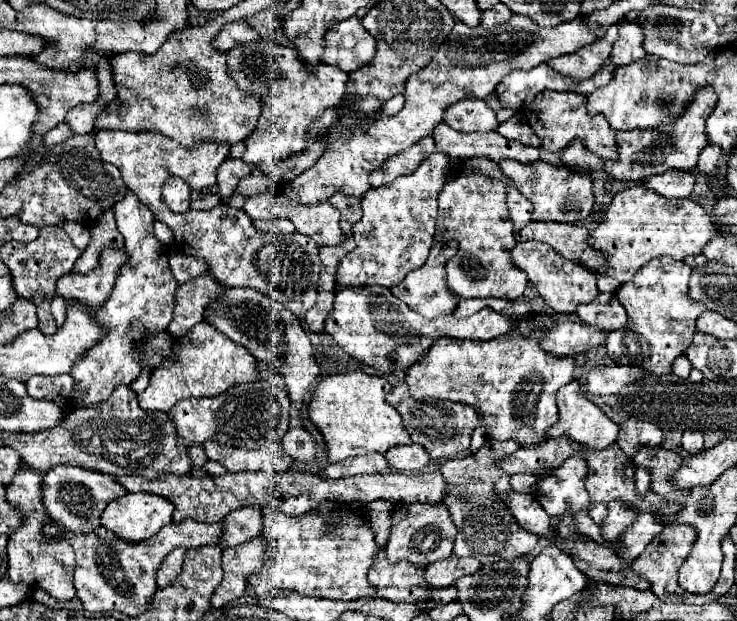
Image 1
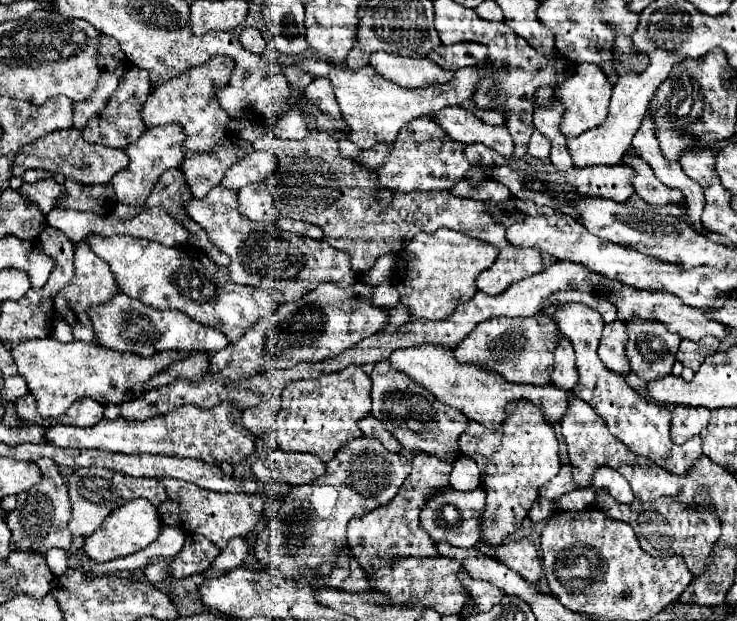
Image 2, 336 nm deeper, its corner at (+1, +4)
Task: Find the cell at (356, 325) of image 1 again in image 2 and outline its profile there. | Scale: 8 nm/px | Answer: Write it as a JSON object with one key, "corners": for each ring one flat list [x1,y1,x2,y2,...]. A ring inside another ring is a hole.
{"corners":[[422,344,416,348,406,348,406,350,396,350,390,356,390,364,408,374,414,382,422,384,428,388,436,400,442,400,442,404,456,408,468,420,480,422,490,430,498,430,502,426,502,420,506,416,506,404,518,402,518,400,528,400,532,404,542,406,542,412,548,420,548,424,558,424,562,422,562,416,566,416,566,400,570,400,570,392,562,390,554,384,542,384,542,386,530,386,530,384,517,384,506,382,502,376,494,372,486,372,474,364,460,364,454,360,454,350,452,348,442,348,442,346,432,346,432,344]]}

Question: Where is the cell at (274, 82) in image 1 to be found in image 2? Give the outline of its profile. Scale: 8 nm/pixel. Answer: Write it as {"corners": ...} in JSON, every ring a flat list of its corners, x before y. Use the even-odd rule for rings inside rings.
{"corners":[[304,60,298,64,304,72,312,74,314,78,324,76,332,82,336,100,340,104,342,118,350,126,350,140,360,148,372,148,374,144,394,144,398,132,402,126,406,126,410,120,438,112,446,106,460,106,464,100,468,100,474,94,476,82,480,76,498,74,498,70,482,70,482,68,462,68,454,72,454,80,430,88,400,88,398,84,378,76,378,72,370,66,358,68,358,70,342,70,340,66,332,66,320,60]]}

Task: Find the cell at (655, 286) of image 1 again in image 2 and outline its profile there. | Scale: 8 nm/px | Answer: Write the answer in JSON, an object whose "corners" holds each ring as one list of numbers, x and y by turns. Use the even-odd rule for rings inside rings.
{"corners":[[630,320,626,328,630,336,626,356,632,372,646,382,668,376,682,338,652,320]]}

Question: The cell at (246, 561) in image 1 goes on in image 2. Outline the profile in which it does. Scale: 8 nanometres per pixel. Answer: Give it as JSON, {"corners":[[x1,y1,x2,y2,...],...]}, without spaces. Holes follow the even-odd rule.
{"corners":[[236,536,236,538,232,538,232,540,228,542,228,546,226,546,226,548,220,552,220,556,212,562,212,568,218,570,218,572,228,572,228,570,232,570,232,568,238,568,238,566,244,564,244,560,246,560,246,556,248,556,248,550,250,550,248,540]]}

